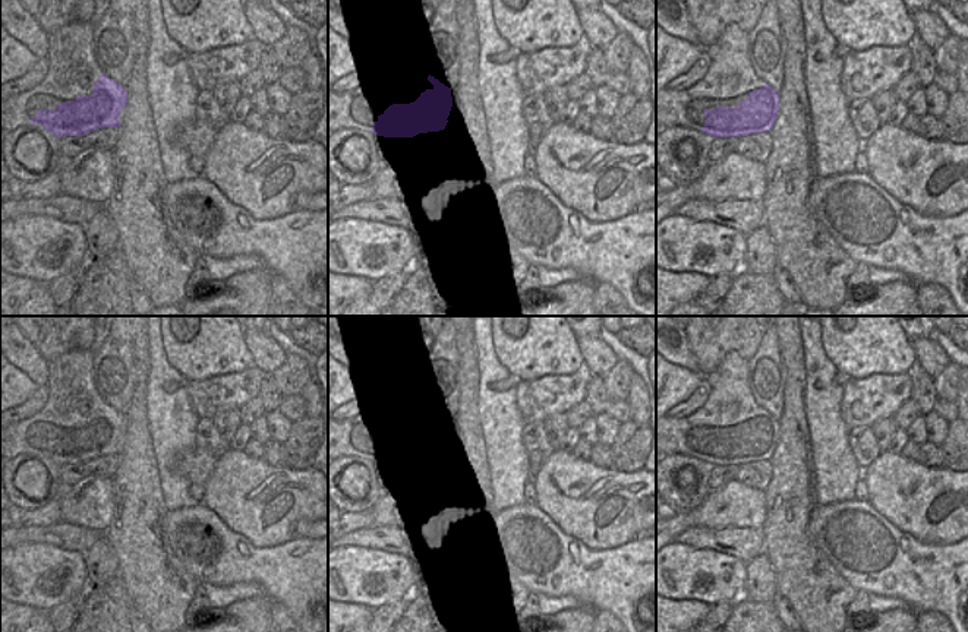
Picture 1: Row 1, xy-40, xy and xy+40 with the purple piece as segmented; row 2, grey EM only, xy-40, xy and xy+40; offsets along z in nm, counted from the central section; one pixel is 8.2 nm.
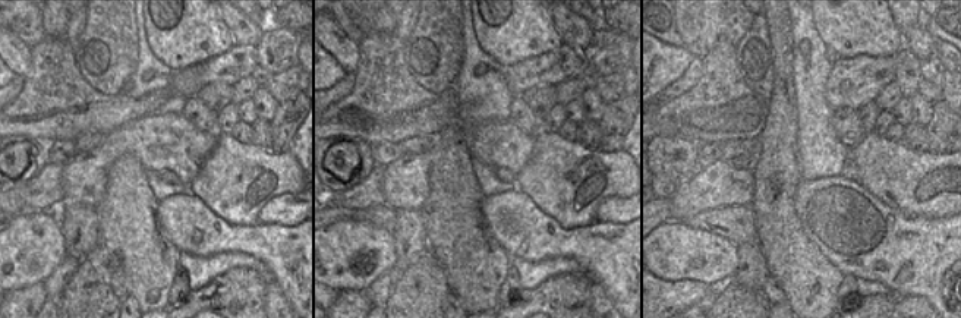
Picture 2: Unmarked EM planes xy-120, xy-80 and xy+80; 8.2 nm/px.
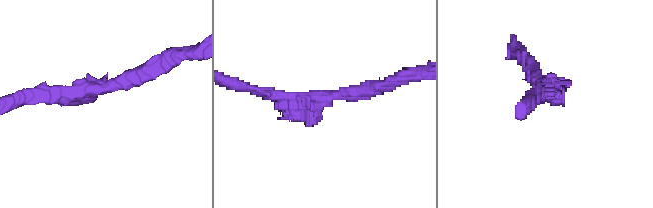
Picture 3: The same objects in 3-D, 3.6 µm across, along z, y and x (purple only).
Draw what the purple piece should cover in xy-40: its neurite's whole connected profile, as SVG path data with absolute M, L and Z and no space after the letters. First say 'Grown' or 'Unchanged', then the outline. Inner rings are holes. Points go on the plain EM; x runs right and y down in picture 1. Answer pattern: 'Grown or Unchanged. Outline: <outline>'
Unchanged. Outline: M101 401L91 423L59 430L56 437L40 437L29 451L41 452L56 465L85 464L103 455L120 455L119 445L126 433L124 414Z

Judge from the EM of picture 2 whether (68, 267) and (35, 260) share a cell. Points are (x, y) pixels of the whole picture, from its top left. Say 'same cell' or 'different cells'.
different cells

